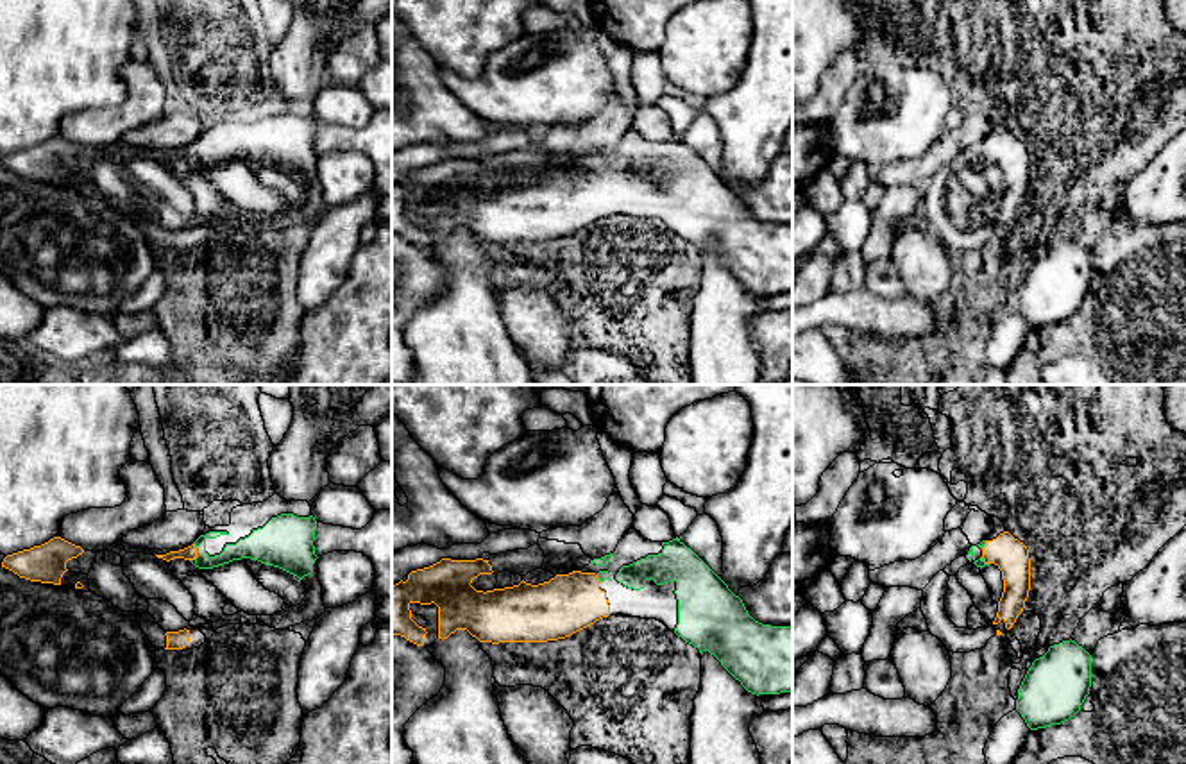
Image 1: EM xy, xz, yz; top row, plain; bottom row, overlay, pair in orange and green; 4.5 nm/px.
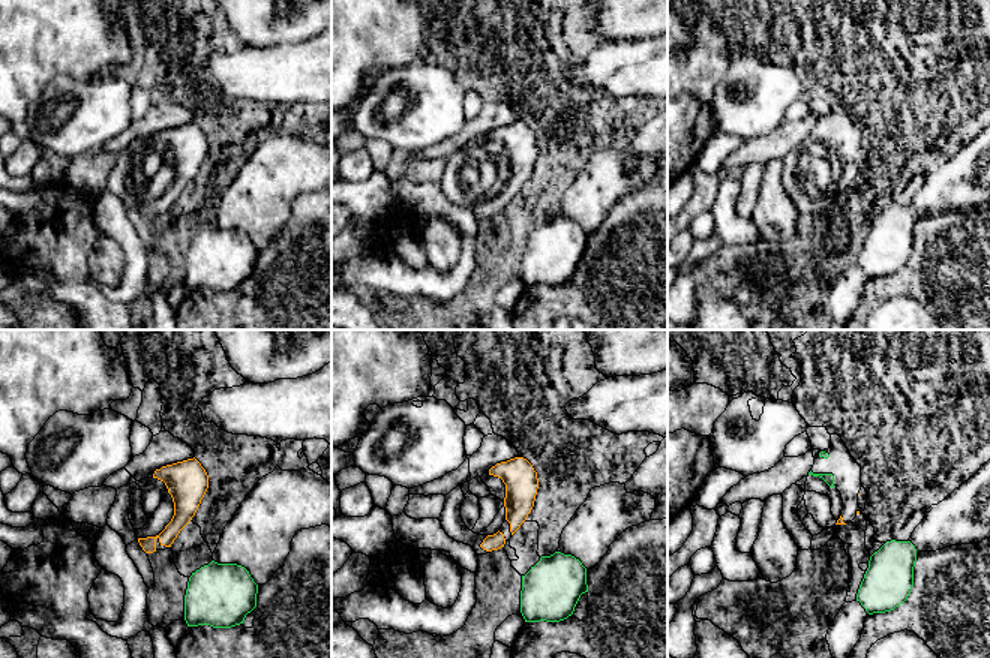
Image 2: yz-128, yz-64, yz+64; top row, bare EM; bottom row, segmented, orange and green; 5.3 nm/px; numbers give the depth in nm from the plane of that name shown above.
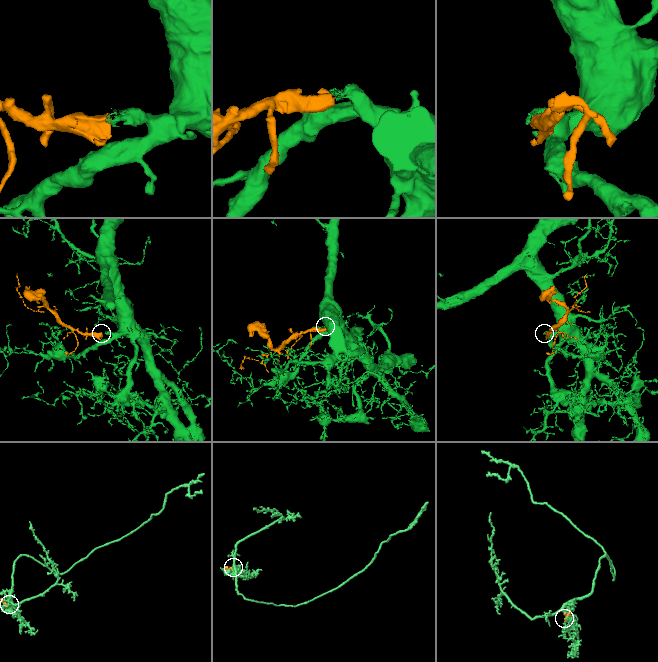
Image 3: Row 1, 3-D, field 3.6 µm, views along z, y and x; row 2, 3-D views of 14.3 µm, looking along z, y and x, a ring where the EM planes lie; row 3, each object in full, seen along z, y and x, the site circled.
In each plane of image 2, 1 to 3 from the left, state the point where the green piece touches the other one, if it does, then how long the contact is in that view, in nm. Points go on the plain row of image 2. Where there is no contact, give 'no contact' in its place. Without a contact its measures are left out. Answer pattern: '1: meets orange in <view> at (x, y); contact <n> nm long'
1: no contact
2: no contact
3: no contact

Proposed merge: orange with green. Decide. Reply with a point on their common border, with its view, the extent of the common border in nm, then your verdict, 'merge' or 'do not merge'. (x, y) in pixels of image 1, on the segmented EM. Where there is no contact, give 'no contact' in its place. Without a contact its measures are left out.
contact xy (195, 551); length 80 nm; merge

